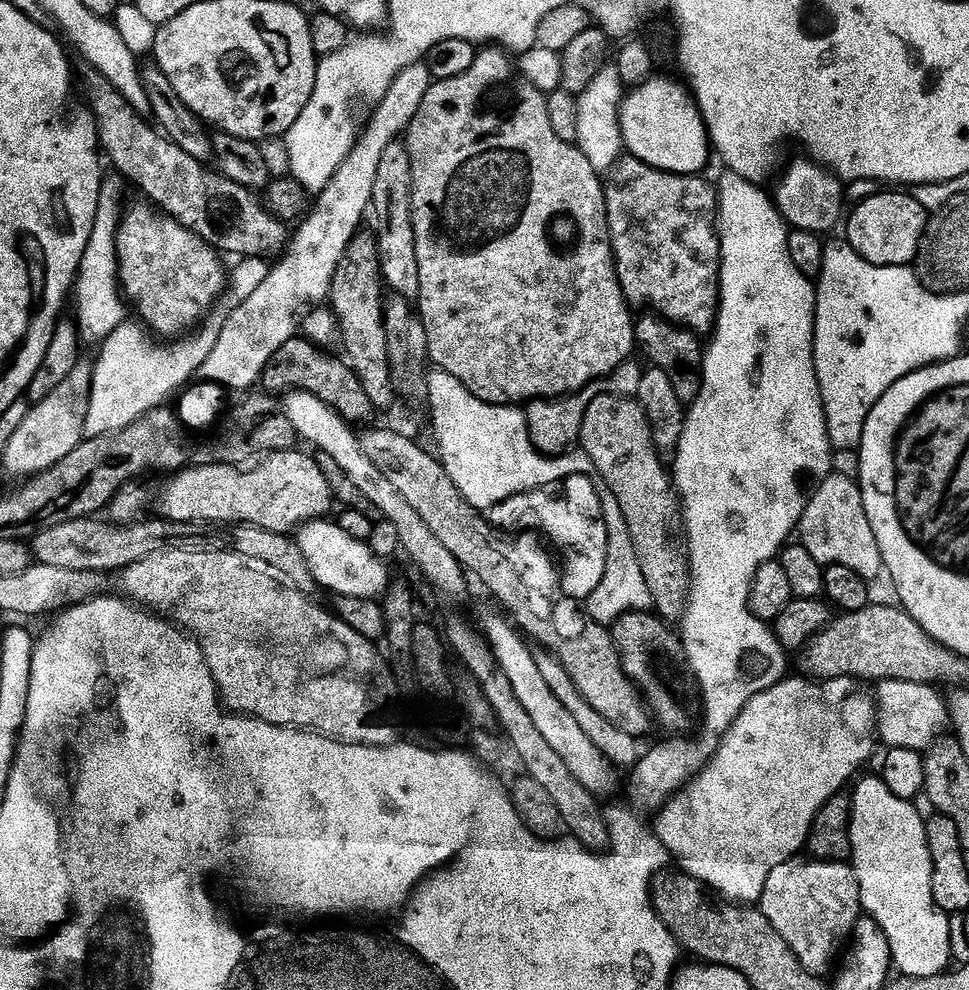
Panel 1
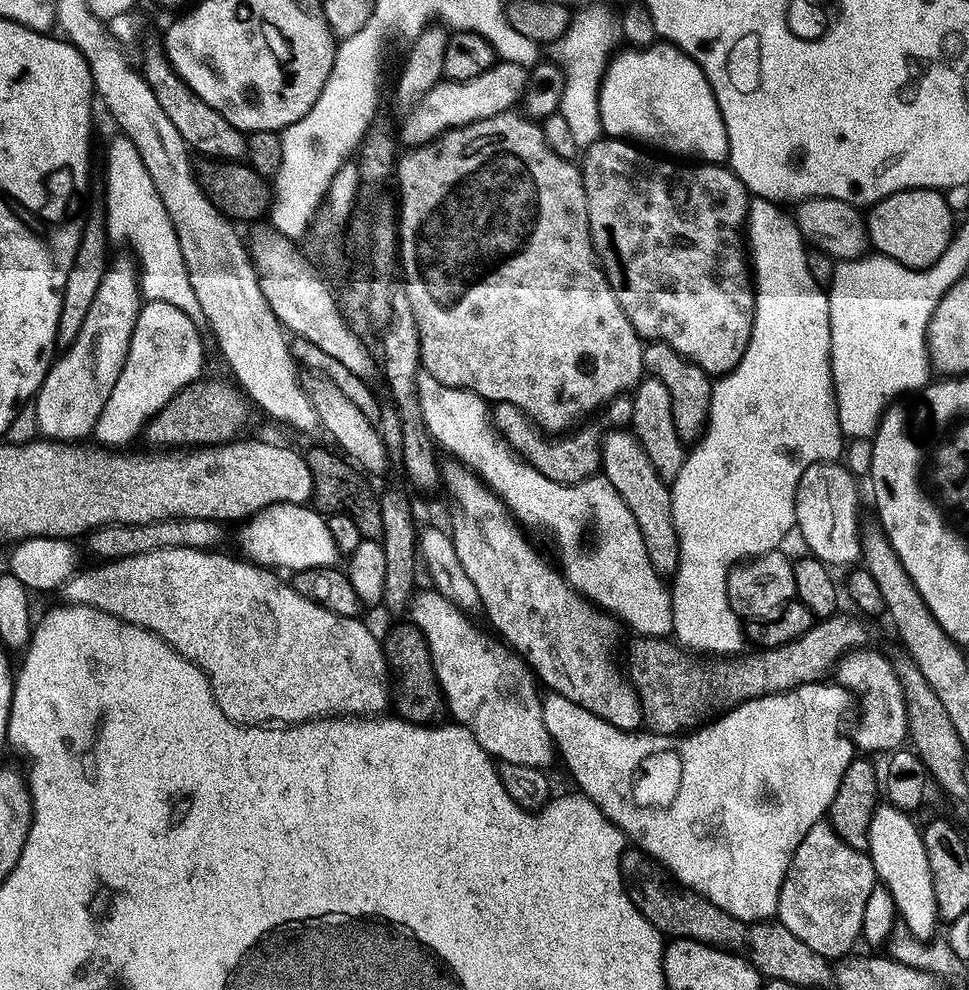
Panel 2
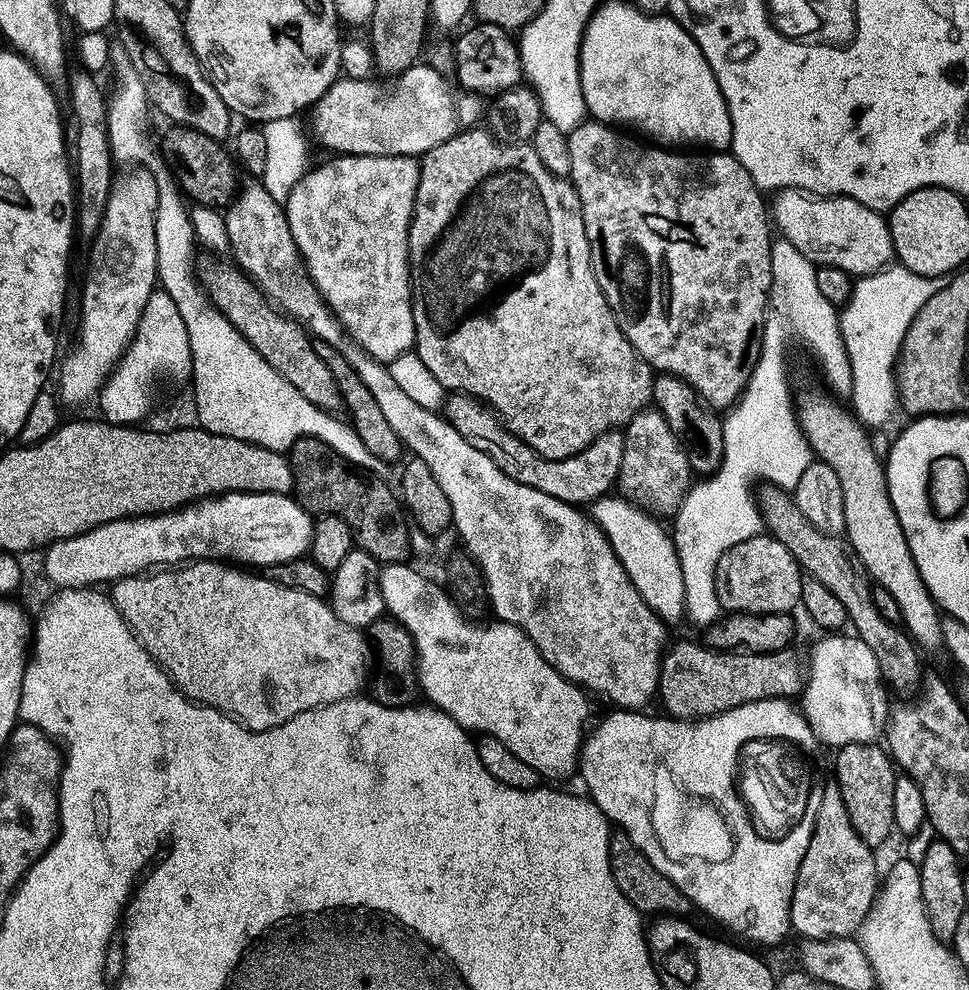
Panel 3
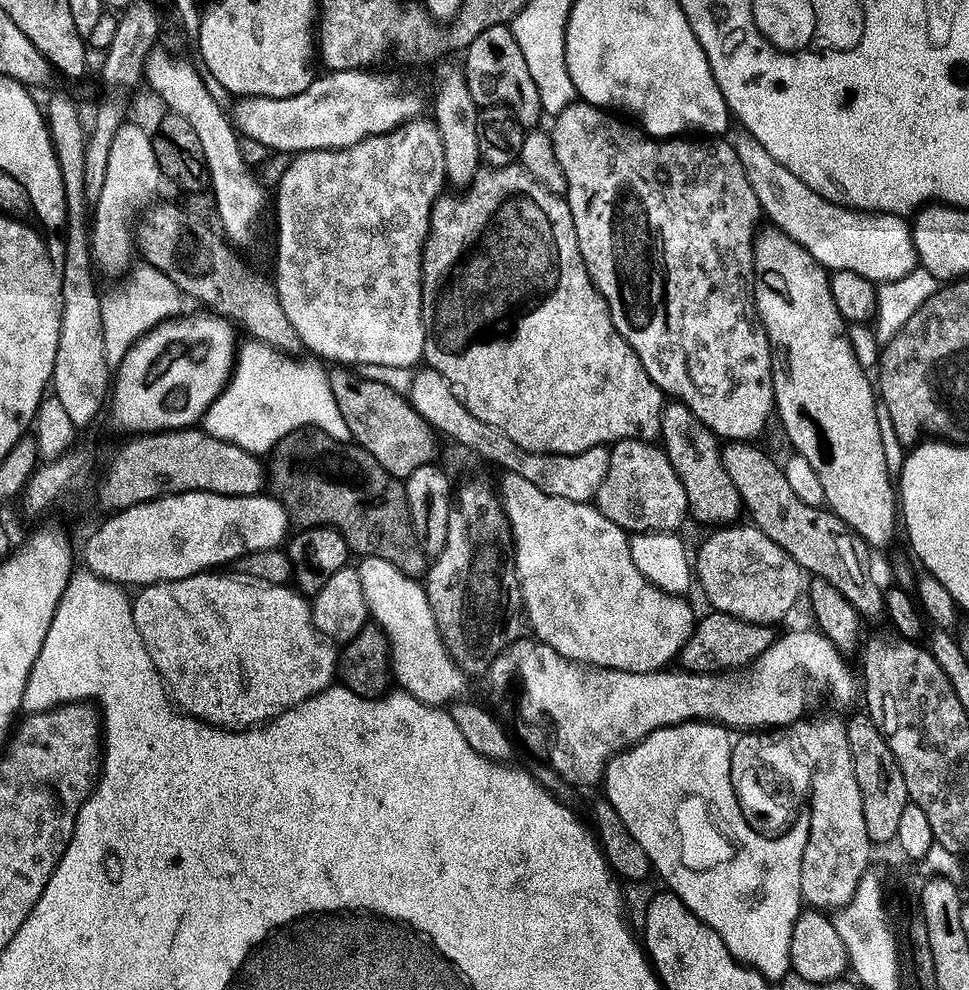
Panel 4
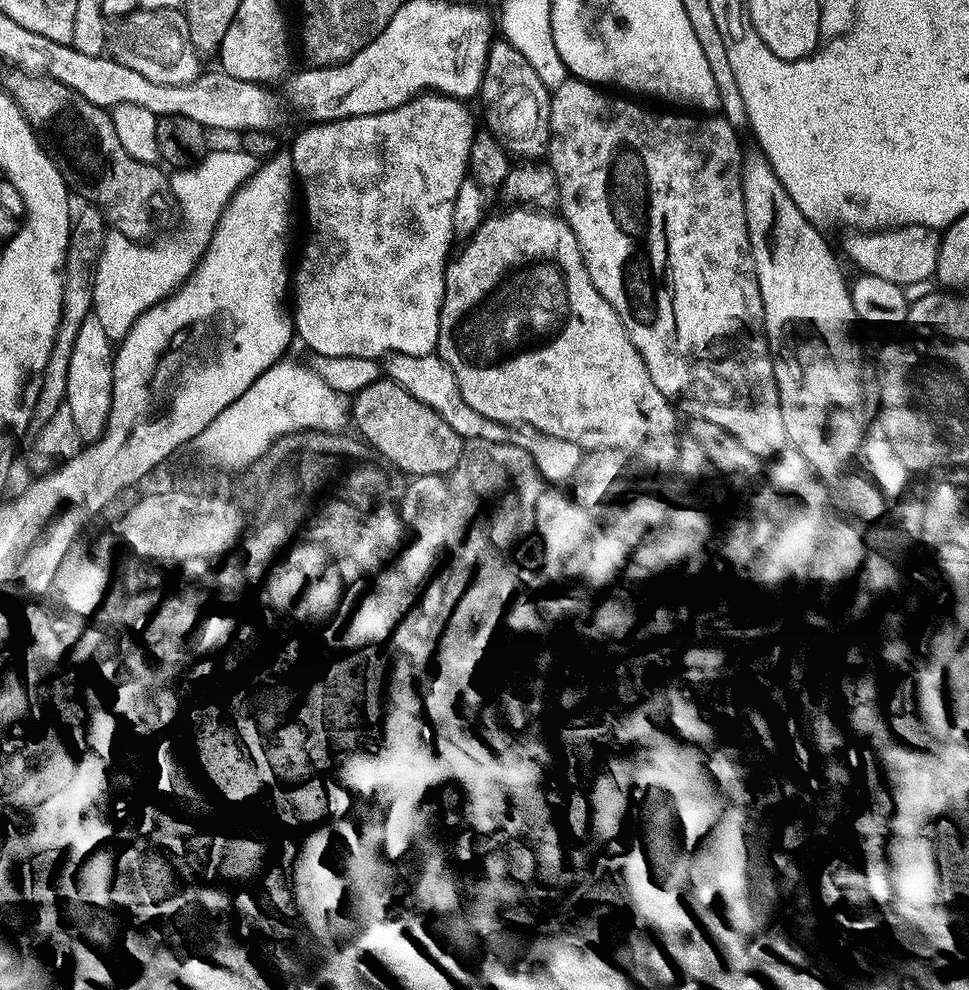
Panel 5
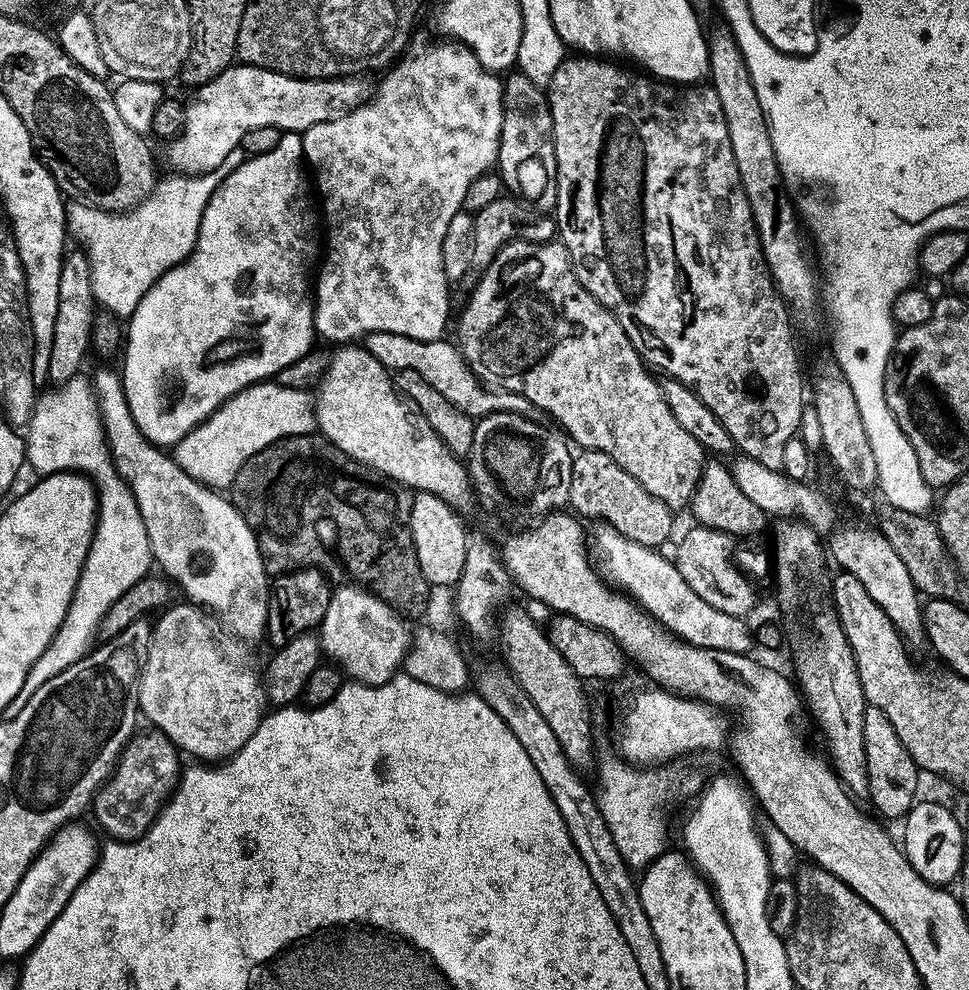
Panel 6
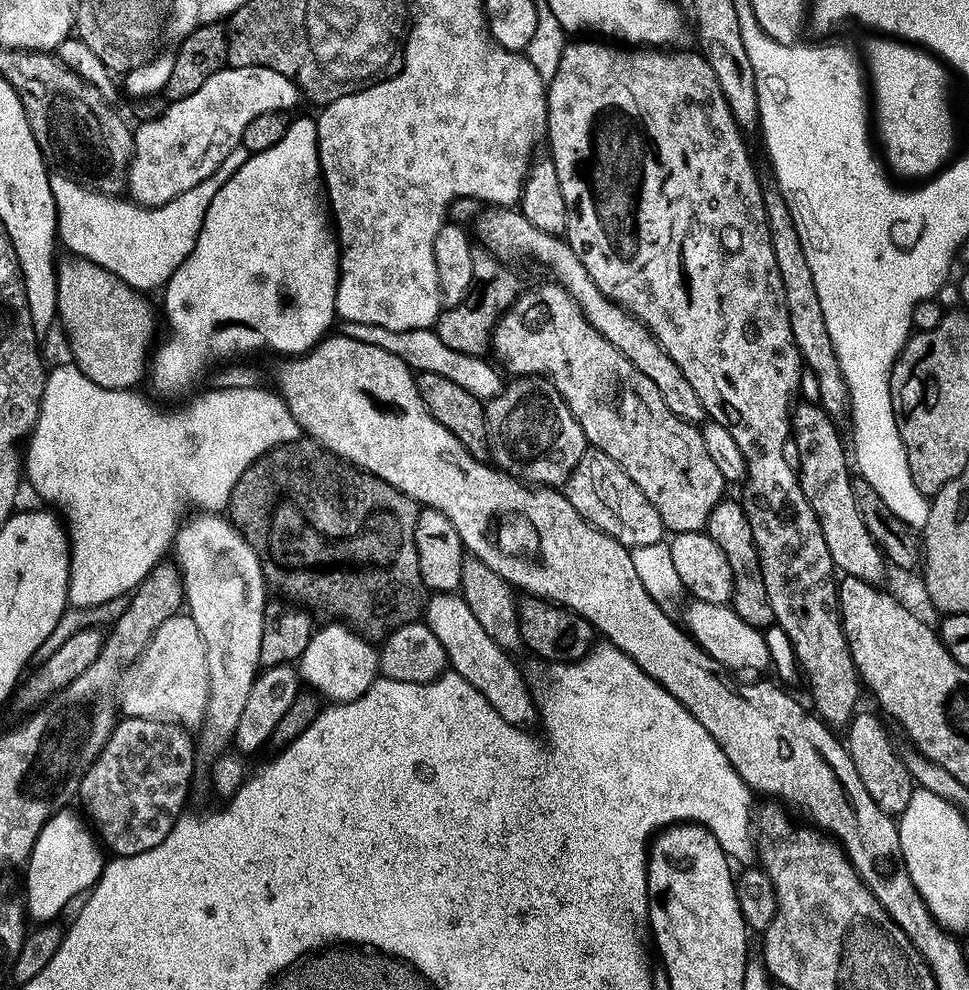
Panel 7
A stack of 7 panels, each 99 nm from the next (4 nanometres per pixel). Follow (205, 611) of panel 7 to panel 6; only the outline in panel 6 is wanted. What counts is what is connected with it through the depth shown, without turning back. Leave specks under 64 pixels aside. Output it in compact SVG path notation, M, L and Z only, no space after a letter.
M112 368L98 369L96 377L91 377L90 383L96 394L96 405L100 408L100 424L104 428L104 439L108 441L112 464L116 467L117 474L129 484L138 502L155 567L174 581L178 588L180 586L191 603L215 614L219 623L223 627L225 624L234 635L241 636L244 640L256 640L259 636L261 639L268 626L270 573L264 567L256 536L250 530L246 518L242 518L227 495L186 474L186 470L182 470L171 455L163 456L160 453L163 451L142 435L128 409L124 382L117 369L116 372Z

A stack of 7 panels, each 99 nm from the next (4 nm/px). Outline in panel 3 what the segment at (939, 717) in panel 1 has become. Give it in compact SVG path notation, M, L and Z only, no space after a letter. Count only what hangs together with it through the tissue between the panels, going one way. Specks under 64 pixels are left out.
M828 634L825 640L820 640L812 648L812 657L807 657L806 660L806 679L804 681L804 689L802 691L802 699L804 698L804 708L802 704L802 716L804 712L804 720L808 723L808 728L821 740L824 744L829 744L832 750L838 750L842 746L847 744L871 744L879 741L881 737L885 735L888 726L888 714L890 711L890 697L889 689L884 682L884 676L880 672L878 666L878 658L874 658L874 654L870 654L869 648L866 646L866 642L862 642L856 635L847 634L848 636L840 636L844 634Z

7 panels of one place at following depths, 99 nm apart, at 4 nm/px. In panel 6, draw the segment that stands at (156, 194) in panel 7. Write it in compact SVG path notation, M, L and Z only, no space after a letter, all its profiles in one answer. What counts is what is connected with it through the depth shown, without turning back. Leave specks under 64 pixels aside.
M233 63L218 78L203 85L199 89L200 97L184 110L184 129L167 141L168 164L176 174L199 174L202 172L214 172L219 169L221 163L230 154L230 150L240 147L240 140L250 130L258 130L258 126L274 126L281 133L304 133L310 126L318 122L333 120L335 116L341 116L343 112L349 112L359 104L365 103L370 96L367 79L360 76L349 76L338 80L299 80L293 76L287 76L281 72L271 72L265 68L256 68L253 64Z

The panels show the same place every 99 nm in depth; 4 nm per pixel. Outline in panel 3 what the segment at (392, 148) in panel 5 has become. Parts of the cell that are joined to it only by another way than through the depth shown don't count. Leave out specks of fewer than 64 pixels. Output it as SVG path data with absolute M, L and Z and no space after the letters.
M333 155L325 164L320 164L305 172L304 177L288 192L287 200L282 207L290 234L300 251L300 257L304 259L304 269L308 271L309 278L320 291L328 309L336 316L336 321L344 328L353 344L357 344L367 356L381 362L389 362L409 351L415 345L416 331L414 330L414 318L412 317L412 271L408 265L408 231L412 221L412 211L416 201L416 191L420 181L420 160L414 156L350 156Z

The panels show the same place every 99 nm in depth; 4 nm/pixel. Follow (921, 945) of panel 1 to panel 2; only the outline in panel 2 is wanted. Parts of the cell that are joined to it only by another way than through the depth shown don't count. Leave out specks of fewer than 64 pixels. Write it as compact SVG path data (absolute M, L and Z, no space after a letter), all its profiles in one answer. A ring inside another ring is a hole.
M884 802L870 818L870 830L868 831L868 857L876 871L876 879L888 888L894 902L899 919L903 927L912 936L928 938L938 925L936 903L934 902L934 886L930 878L930 866L925 862L926 850L923 843L903 844L900 841L900 827L912 832L918 828L917 821L909 813L900 808L893 808L891 804ZM880 836L885 836L889 844L880 844Z

